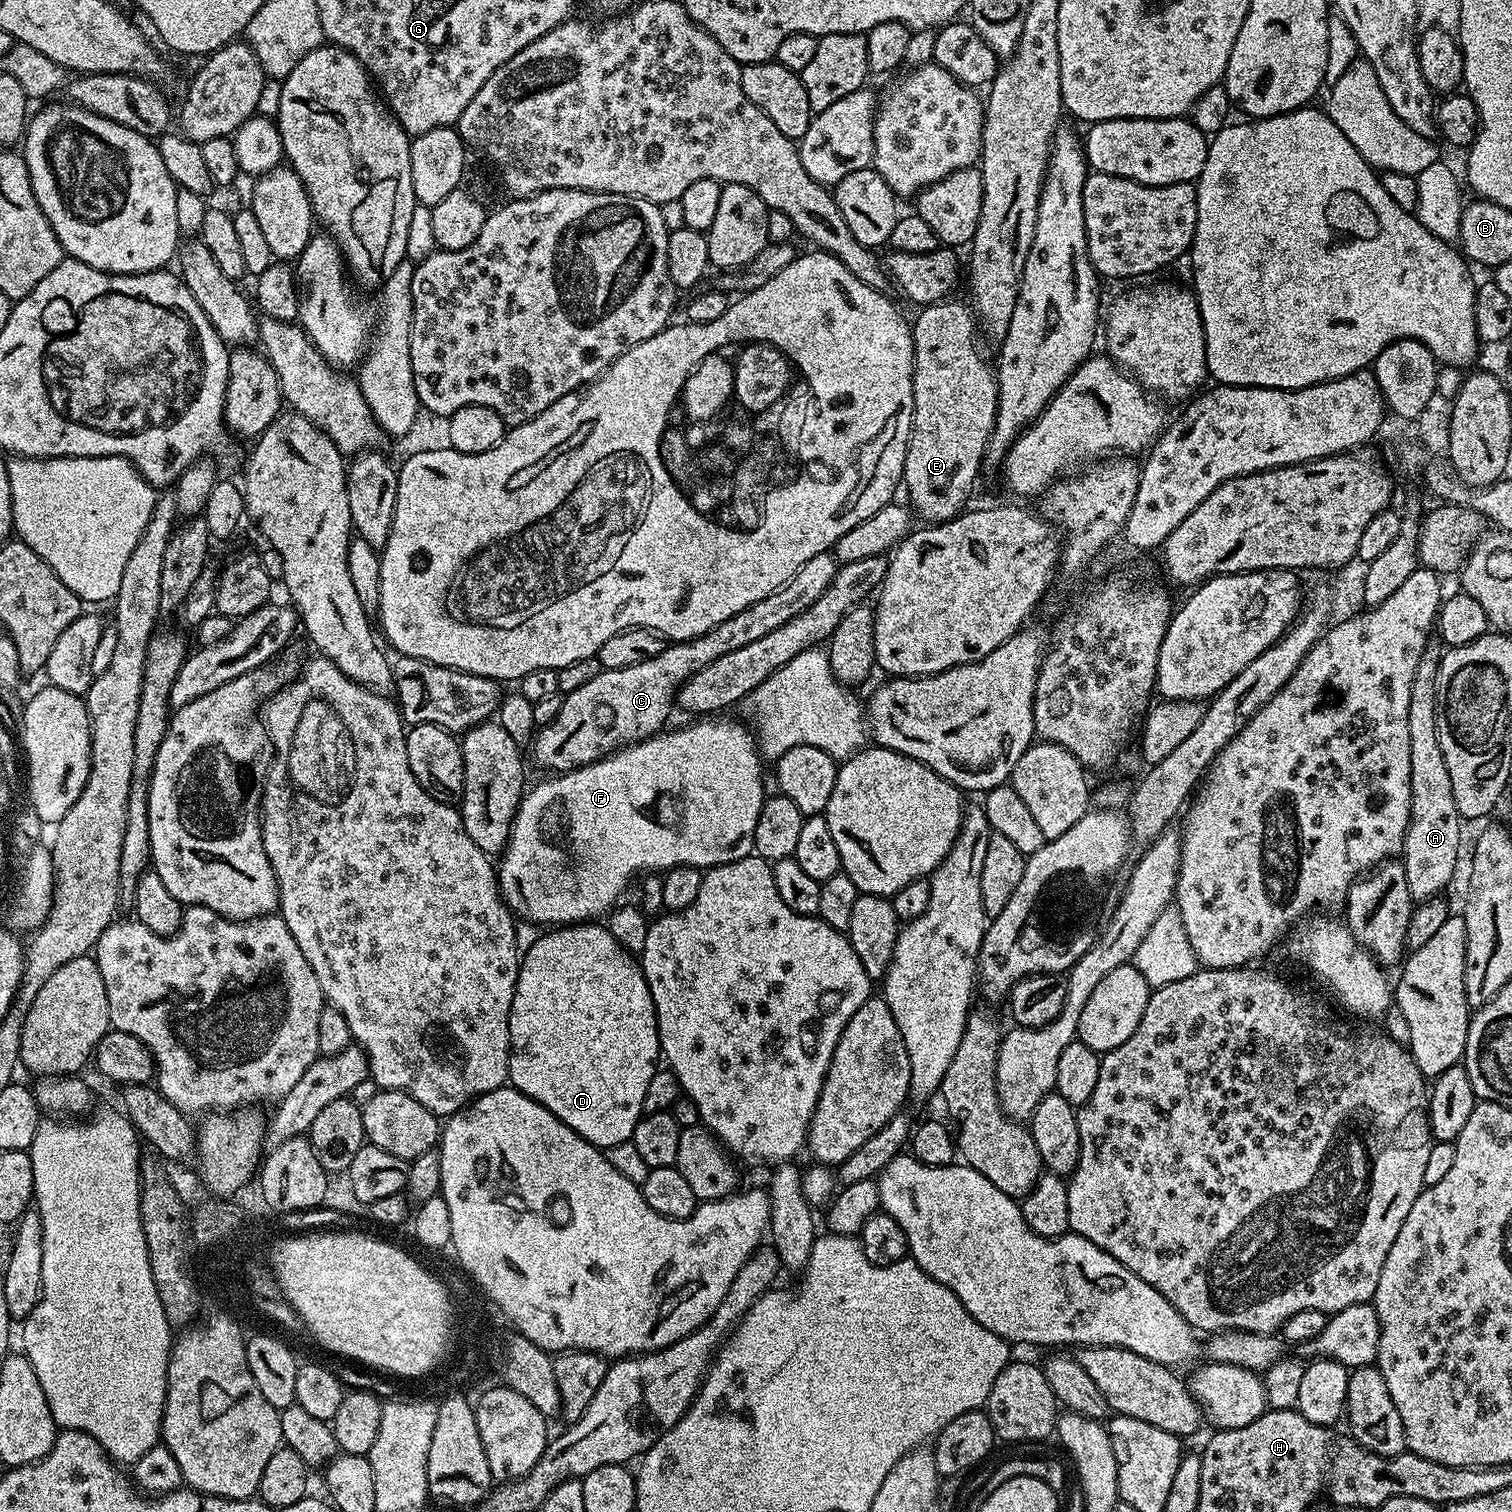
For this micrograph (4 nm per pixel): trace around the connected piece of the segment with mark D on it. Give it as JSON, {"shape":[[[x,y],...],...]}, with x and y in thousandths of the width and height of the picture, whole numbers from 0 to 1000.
{"shape":[[[397,610],[368,612],[356,620],[345,634],[336,678],[338,719],[366,735],[396,760],[401,761],[417,754],[421,743],[427,737],[427,720],[438,696],[434,666],[426,642],[419,630],[406,623],[401,612]]]}

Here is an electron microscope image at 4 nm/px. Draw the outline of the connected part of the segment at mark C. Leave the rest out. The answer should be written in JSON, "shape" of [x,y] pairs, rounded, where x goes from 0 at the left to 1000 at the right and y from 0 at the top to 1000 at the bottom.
{"shape":[[[550,364],[538,366],[538,369],[531,373],[528,380],[525,380],[525,382],[522,382],[522,385],[520,385],[519,388],[504,396],[504,398],[499,398],[499,401],[493,401],[493,403],[485,406],[485,409],[480,409],[480,411],[472,414],[472,417],[458,423],[442,425],[438,430],[438,433],[435,433],[435,435],[430,435],[430,438],[422,438],[422,440],[414,440],[411,443],[403,442],[397,443],[393,448],[390,448],[390,451],[388,451],[388,454],[382,454],[382,456],[375,458],[371,462],[369,472],[354,485],[351,495],[352,495],[352,500],[354,502],[355,507],[363,508],[362,510],[365,512],[379,511],[380,508],[396,504],[398,501],[407,497],[408,495],[415,495],[416,492],[421,492],[423,489],[429,489],[433,487],[441,479],[439,478],[441,478],[442,473],[446,471],[447,457],[457,447],[462,446],[464,440],[470,440],[472,435],[478,435],[478,433],[483,433],[483,430],[488,430],[491,427],[496,427],[496,425],[501,425],[501,422],[509,419],[509,417],[515,417],[515,414],[520,414],[522,409],[538,401],[538,398],[544,396],[544,393],[553,382],[554,375],[554,371]]]}

